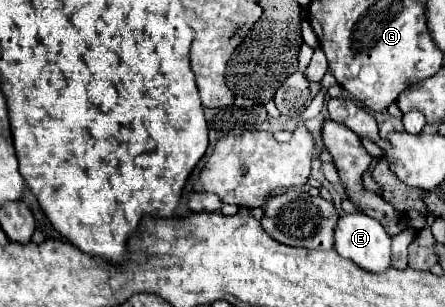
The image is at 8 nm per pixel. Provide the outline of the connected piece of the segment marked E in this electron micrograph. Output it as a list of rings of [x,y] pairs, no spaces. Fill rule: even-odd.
[[[341,212],[335,228],[335,250],[373,274],[391,268],[391,236],[363,212]]]

